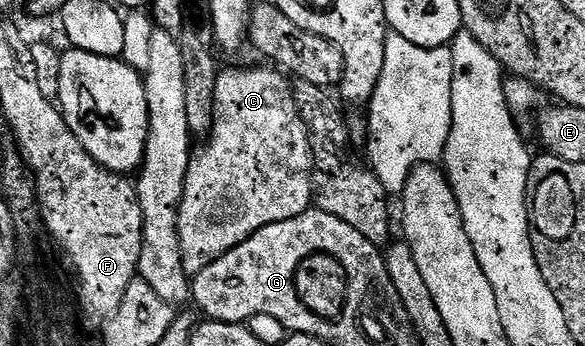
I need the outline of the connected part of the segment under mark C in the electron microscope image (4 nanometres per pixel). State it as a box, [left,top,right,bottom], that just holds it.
[177,66,314,277]

